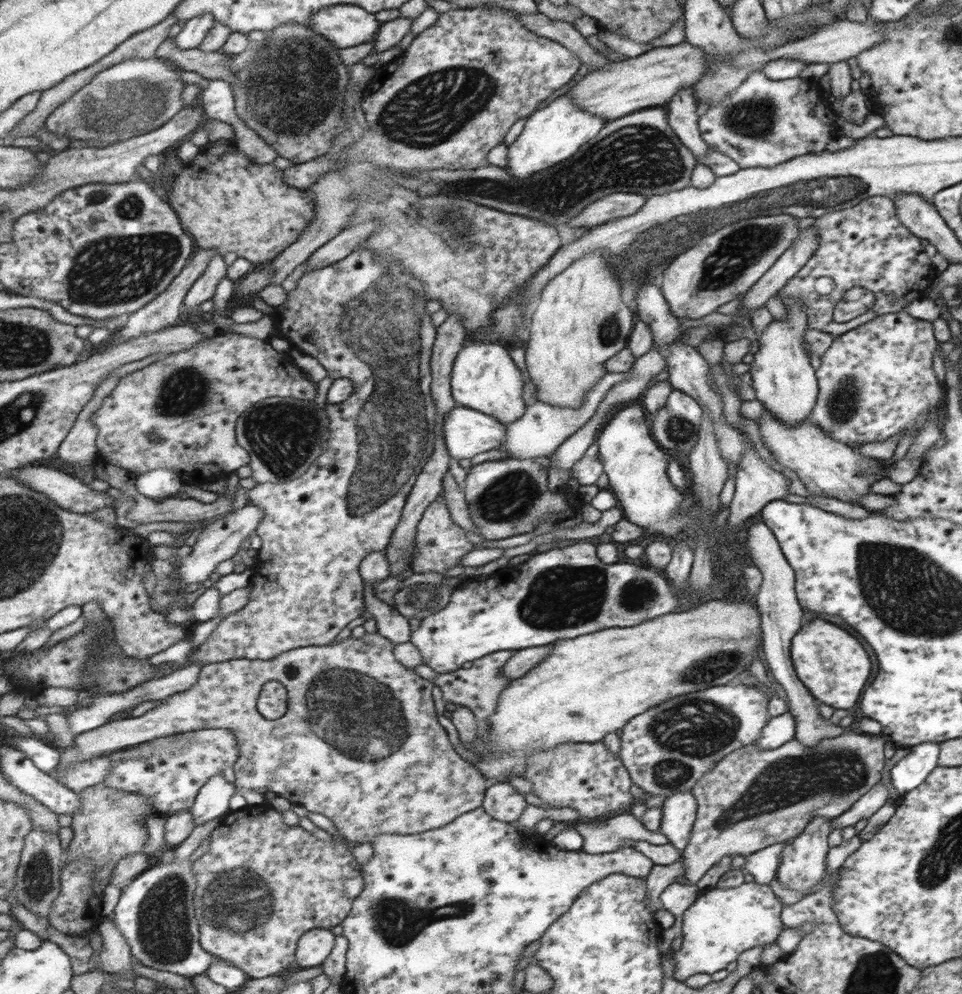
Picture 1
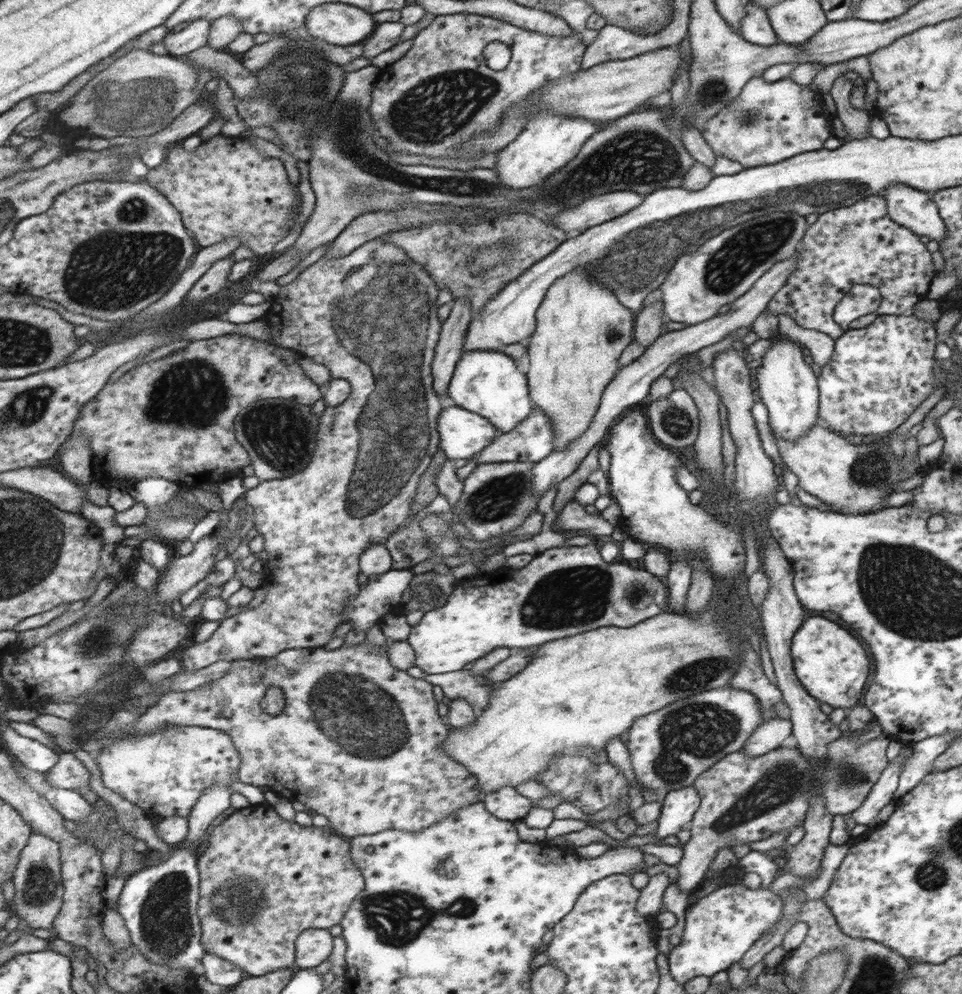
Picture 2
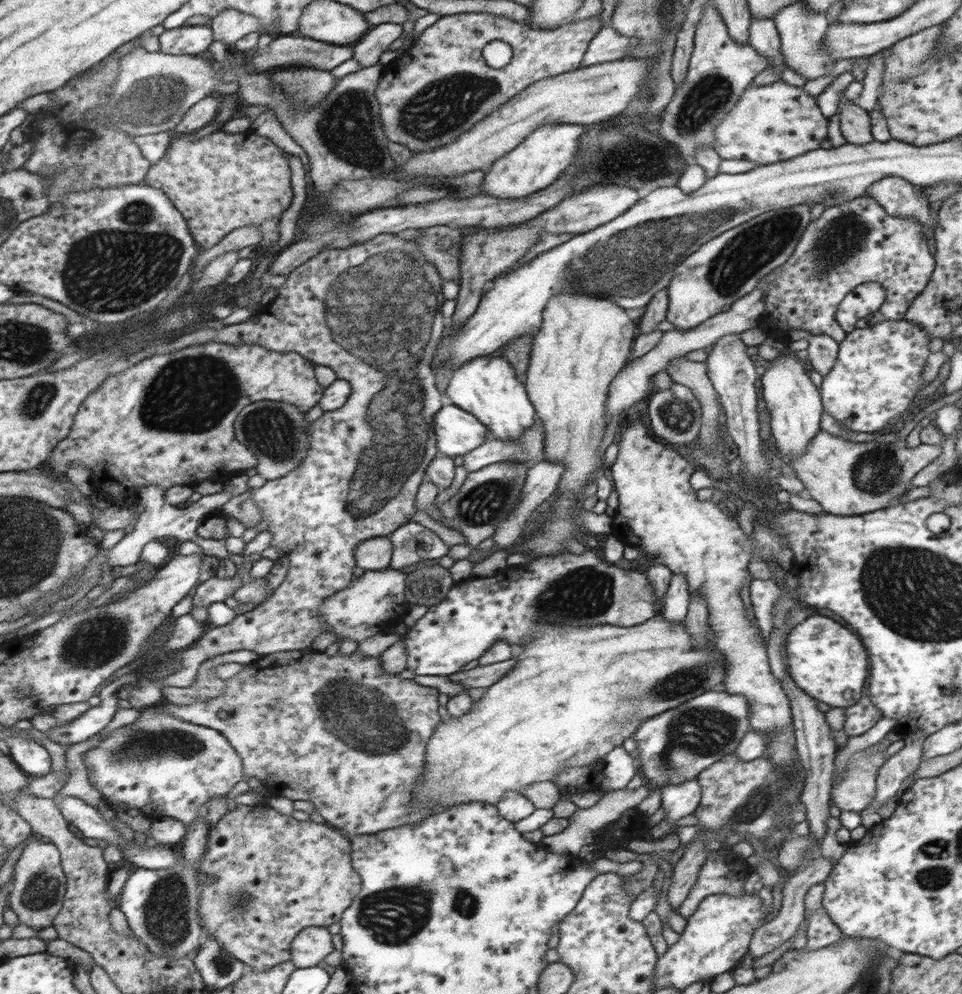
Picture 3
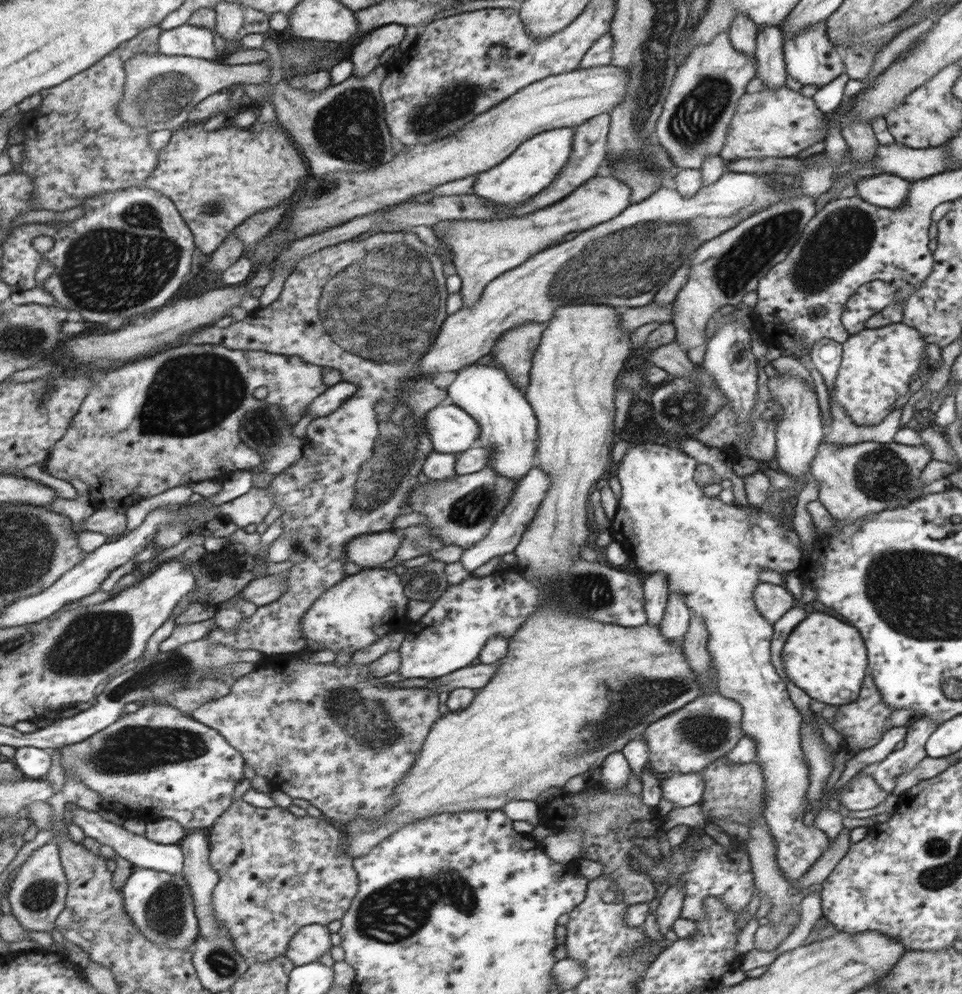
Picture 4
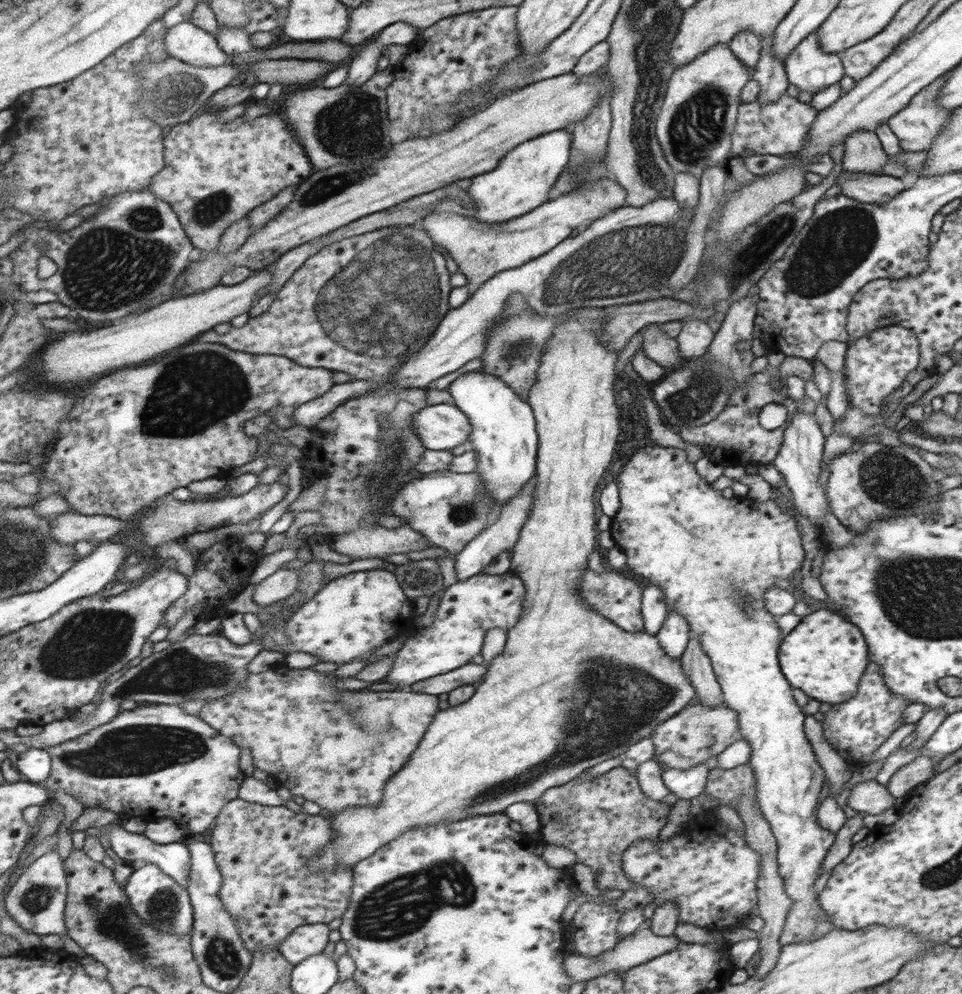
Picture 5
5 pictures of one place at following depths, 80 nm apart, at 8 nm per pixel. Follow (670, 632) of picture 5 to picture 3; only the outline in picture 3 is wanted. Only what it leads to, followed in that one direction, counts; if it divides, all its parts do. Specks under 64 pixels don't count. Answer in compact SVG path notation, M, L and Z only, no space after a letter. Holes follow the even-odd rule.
M673 574L670 580L670 586L663 600L660 614L664 615L668 624L685 624L685 618L691 602L691 596L688 592L688 582L684 576Z

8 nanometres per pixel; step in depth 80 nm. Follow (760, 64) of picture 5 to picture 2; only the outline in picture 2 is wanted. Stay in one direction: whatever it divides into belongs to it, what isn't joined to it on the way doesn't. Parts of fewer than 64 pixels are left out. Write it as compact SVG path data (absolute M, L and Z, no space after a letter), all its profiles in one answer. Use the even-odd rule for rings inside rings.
M752 1L746 3L744 10L745 15L740 20L739 32L748 42L762 46L772 46L780 42L767 17L767 11Z

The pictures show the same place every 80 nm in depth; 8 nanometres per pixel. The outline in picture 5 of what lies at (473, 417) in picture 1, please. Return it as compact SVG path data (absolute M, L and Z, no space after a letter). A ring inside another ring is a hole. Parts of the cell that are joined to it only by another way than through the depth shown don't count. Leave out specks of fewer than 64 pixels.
M455 404L428 405L414 414L411 426L426 449L452 451L460 444L468 446L472 425L467 414Z

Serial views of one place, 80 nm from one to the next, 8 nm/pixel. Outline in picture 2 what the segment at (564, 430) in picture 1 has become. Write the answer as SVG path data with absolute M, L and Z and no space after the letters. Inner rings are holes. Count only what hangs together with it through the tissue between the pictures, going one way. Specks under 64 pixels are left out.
M534 407L526 420L519 422L519 425L500 434L489 444L487 448L476 454L472 459L476 459L479 464L491 462L540 462L553 451L555 432L551 418L538 407Z

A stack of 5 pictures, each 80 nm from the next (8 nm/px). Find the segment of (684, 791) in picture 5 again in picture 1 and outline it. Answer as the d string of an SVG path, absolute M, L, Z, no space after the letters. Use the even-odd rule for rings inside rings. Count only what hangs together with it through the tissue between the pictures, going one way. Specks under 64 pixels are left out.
M692 791L677 792L666 797L659 831L671 845L683 851L690 841L690 833L697 817L697 800Z

